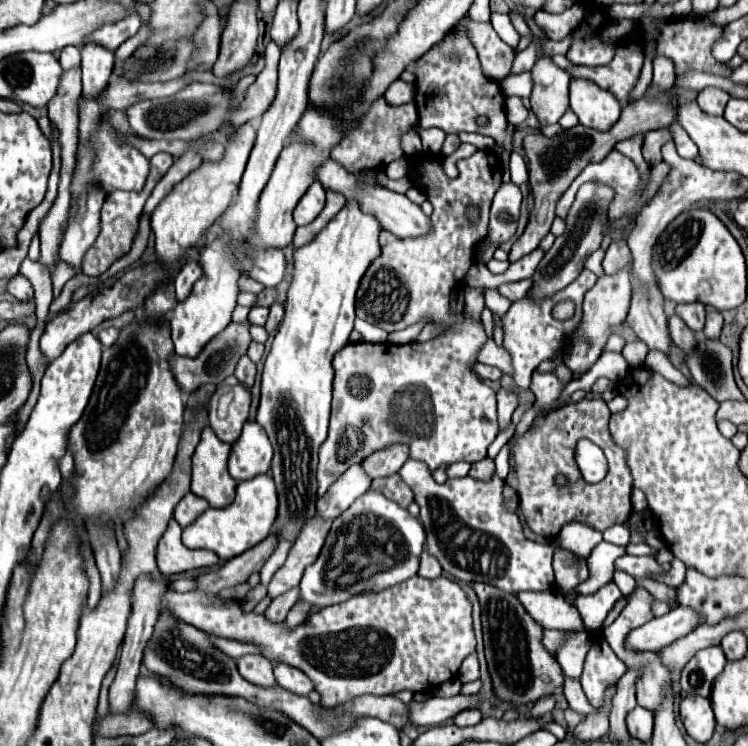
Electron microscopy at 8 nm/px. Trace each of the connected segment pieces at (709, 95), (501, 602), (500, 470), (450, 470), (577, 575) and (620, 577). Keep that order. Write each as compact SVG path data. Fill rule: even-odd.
M706 88L698 94L698 106L702 112L712 114L712 116L722 116L724 114L724 106L730 100L730 96L722 90L714 90L714 88Z
M470 582L474 592L478 594L482 606L482 632L484 632L484 648L486 662L492 676L494 692L500 700L510 702L512 706L522 706L528 702L536 702L544 694L556 692L562 688L564 676L556 658L542 646L542 626L526 612L520 600L514 594L508 594L496 586L484 582Z
M506 444L500 450L496 458L494 459L495 463L495 473L505 481L509 471L509 457L510 457L510 444Z
M464 461L453 463L447 468L447 476L448 478L462 478L468 475L470 468L471 464Z
M556 550L554 554L554 574L556 584L562 588L562 594L572 594L572 588L576 588L580 582L588 578L588 566L584 560L578 560L574 554L566 550Z
M620 570L614 572L614 582L616 582L616 586L620 588L620 592L622 592L624 596L628 596L628 594L636 588L636 580L634 580L630 574L620 572Z

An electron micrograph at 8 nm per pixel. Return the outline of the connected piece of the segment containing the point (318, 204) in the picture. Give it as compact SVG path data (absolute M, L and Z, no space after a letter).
M316 180L316 182L308 188L308 192L300 198L298 206L294 208L294 222L296 222L298 226L310 224L310 222L322 212L324 202L326 202L324 192L326 192L326 190L324 190L322 184Z

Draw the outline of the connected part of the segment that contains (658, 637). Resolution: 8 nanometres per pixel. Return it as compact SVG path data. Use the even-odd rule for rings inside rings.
M676 606L666 616L654 618L644 626L632 630L626 638L626 646L632 650L662 650L670 646L678 638L696 630L702 622L702 614L698 614L690 606Z

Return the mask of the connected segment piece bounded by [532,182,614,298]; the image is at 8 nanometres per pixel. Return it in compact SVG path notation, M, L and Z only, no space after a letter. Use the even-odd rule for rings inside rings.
M586 182L580 186L576 200L566 216L566 232L556 238L554 246L544 254L540 260L534 282L532 282L532 296L552 296L558 290L564 290L570 282L576 280L576 276L582 272L586 258L600 246L602 242L602 228L608 222L608 206L614 198L614 190L610 186L602 186L600 182Z

